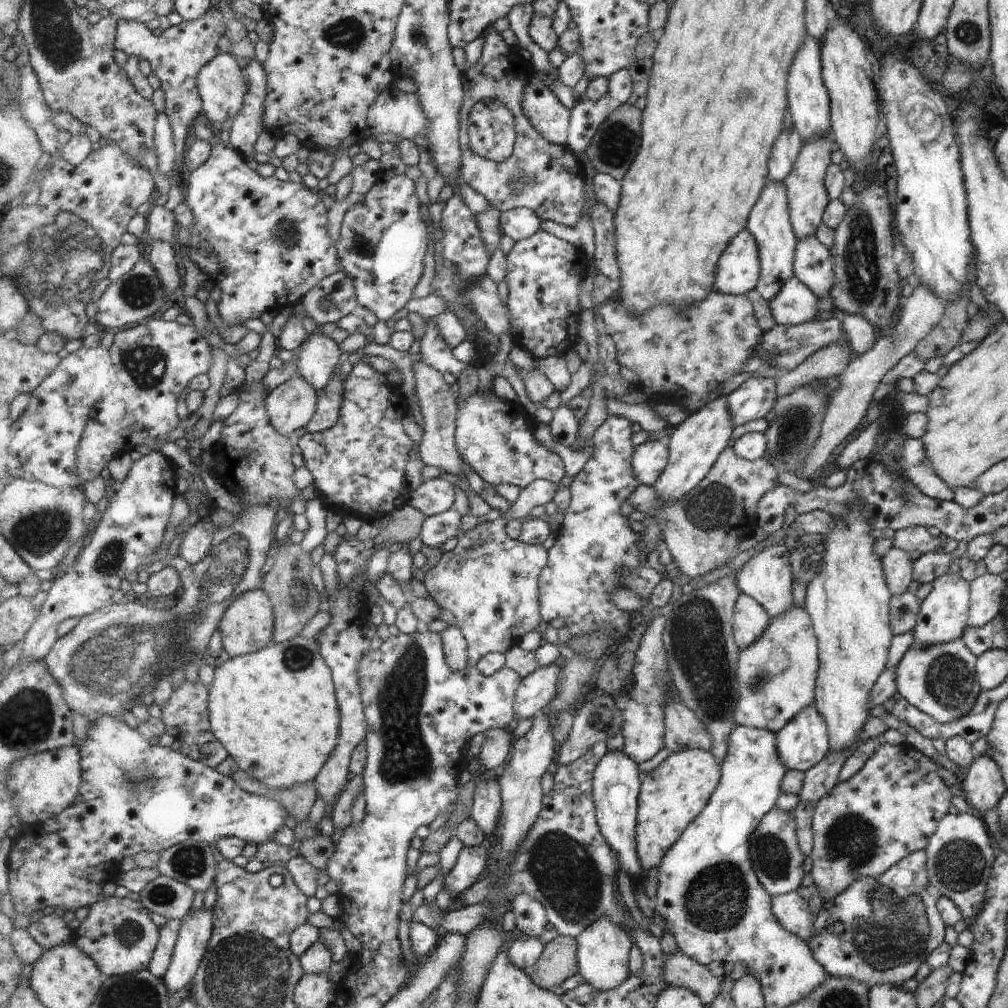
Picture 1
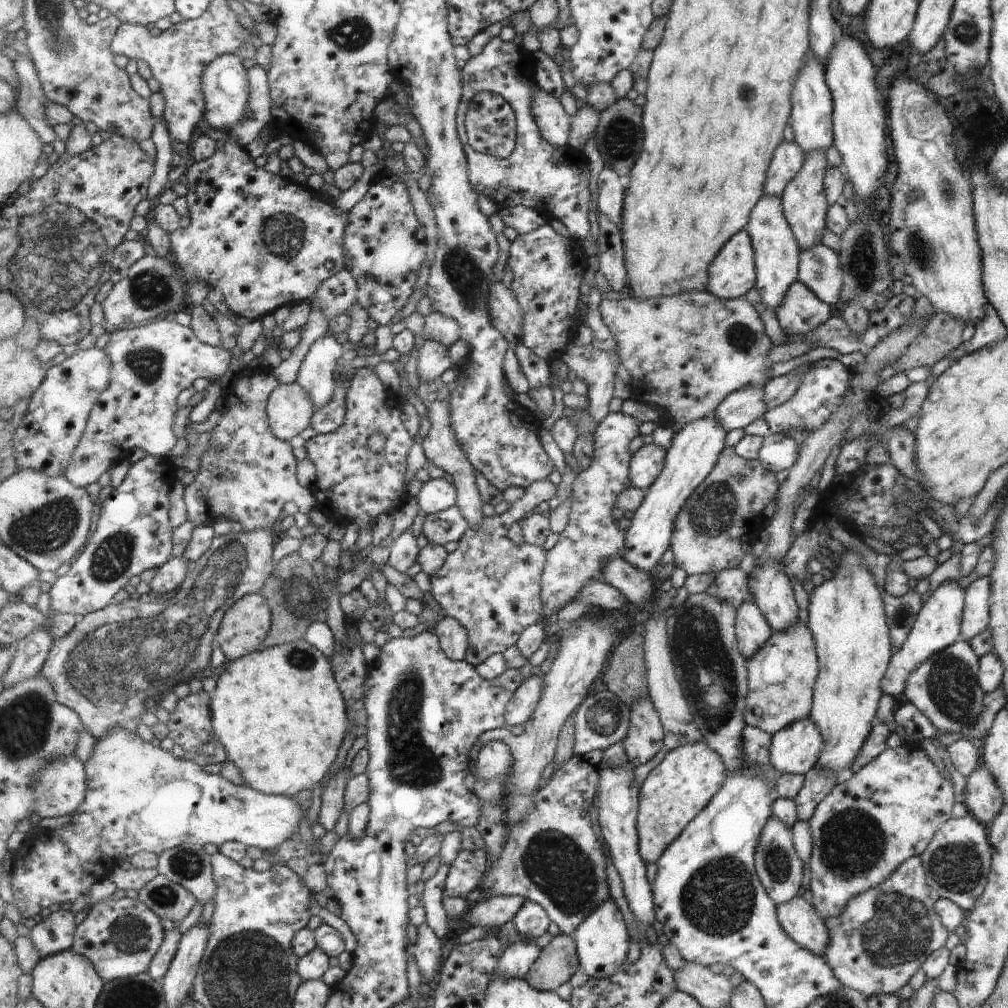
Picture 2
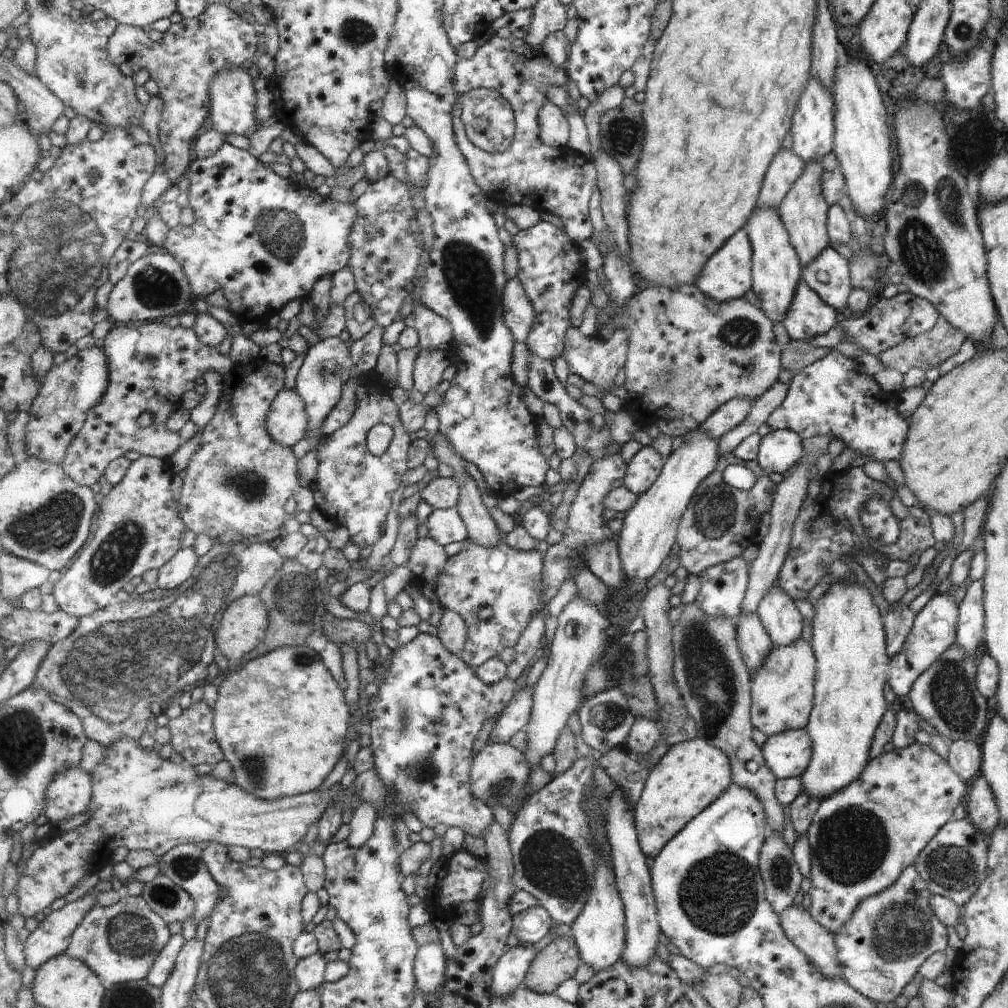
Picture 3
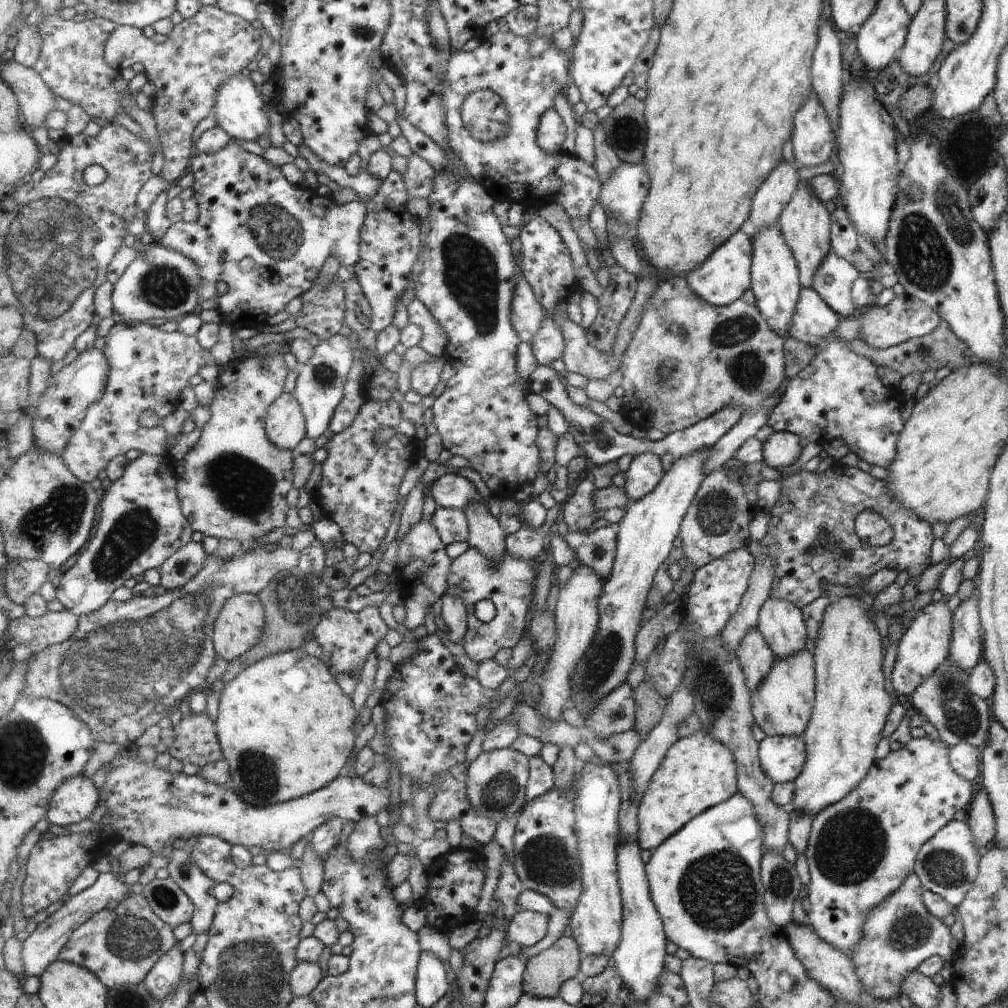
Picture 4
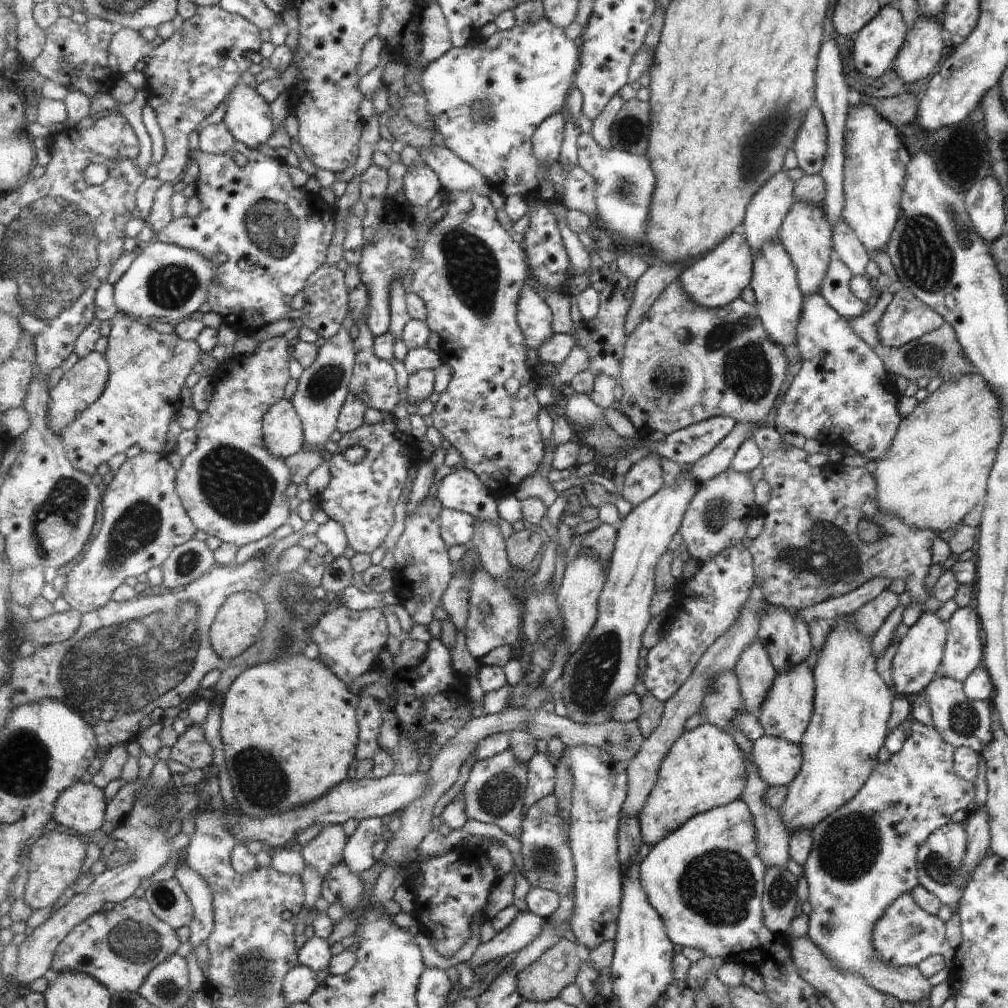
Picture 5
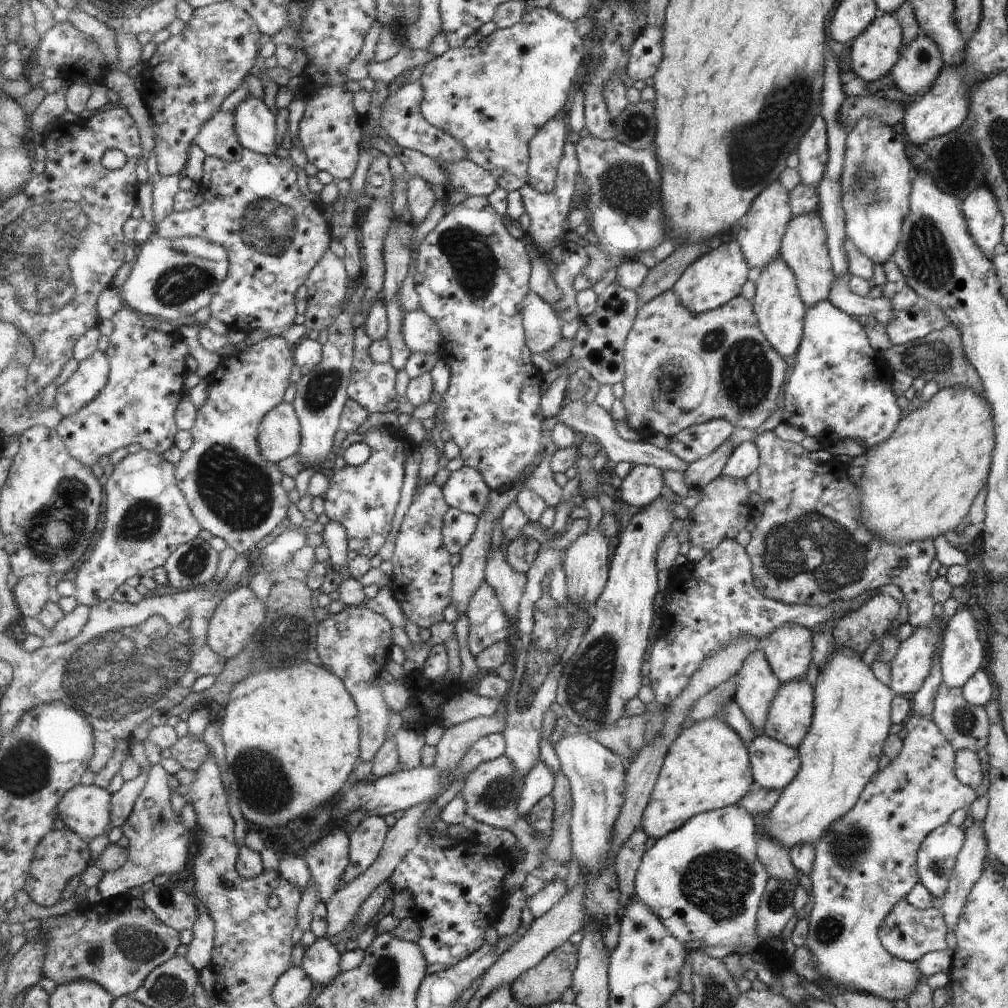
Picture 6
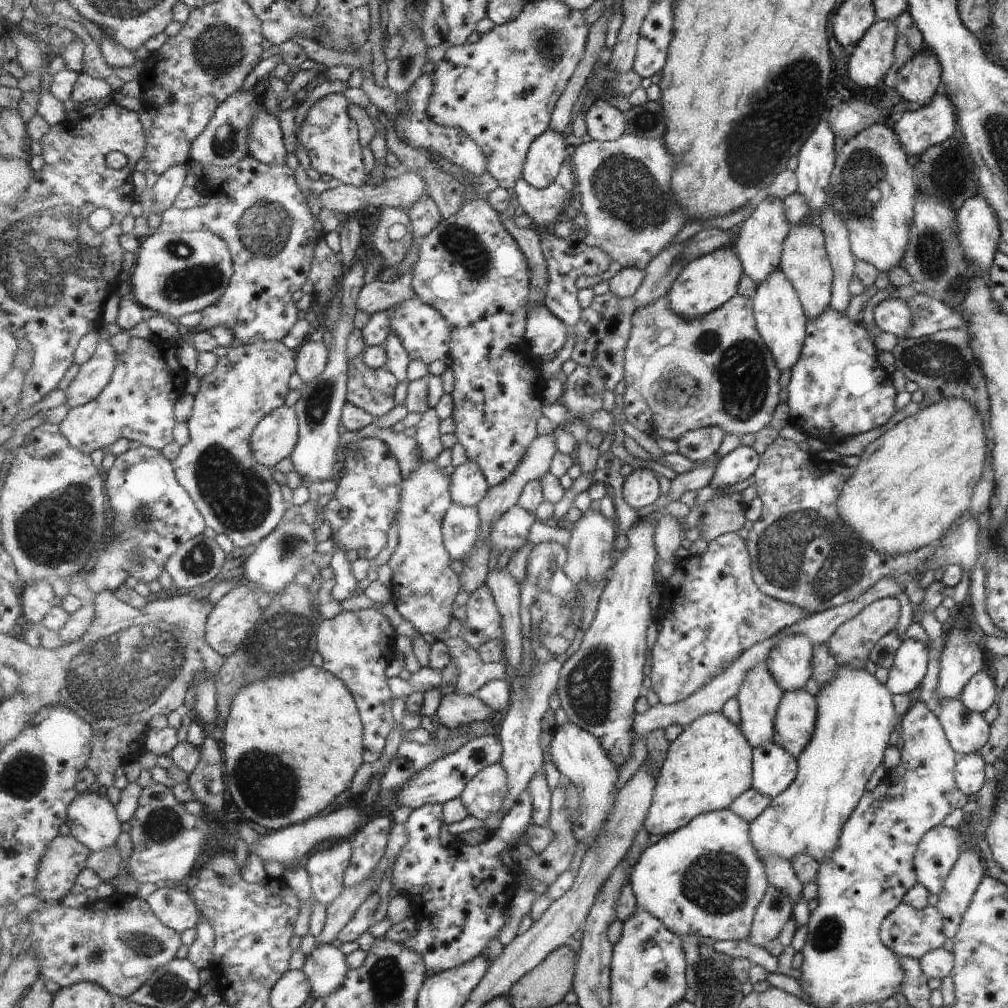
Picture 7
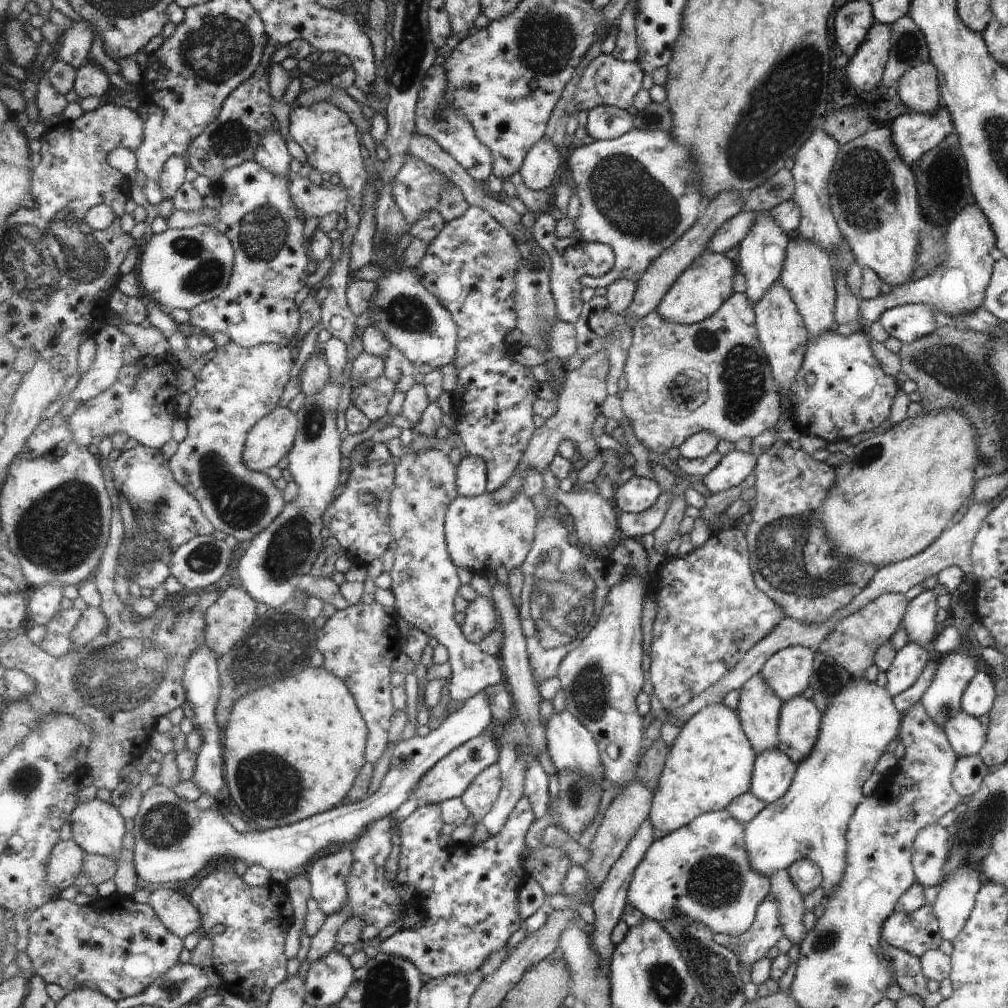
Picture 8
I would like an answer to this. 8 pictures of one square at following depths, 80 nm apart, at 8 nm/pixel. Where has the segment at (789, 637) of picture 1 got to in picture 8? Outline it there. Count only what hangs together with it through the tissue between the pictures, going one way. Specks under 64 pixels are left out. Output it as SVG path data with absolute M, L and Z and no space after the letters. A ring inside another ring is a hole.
M803 695L788 698L780 706L779 725L777 725L779 744L776 749L785 753L795 764L803 760L817 738L820 718L820 712L811 699L805 699Z

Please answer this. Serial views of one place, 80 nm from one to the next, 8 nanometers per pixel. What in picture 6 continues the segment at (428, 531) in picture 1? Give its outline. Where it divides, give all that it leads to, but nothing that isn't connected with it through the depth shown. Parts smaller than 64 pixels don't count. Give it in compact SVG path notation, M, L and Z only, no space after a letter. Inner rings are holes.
M451 507L444 516L444 545L451 554L461 554L471 542L477 525L474 514Z

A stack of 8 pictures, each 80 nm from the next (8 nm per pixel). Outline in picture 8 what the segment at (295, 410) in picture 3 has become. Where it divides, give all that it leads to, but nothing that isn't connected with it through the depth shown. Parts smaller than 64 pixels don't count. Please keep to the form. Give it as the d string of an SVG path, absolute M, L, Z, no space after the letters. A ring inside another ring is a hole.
M277 407L262 418L248 434L244 461L250 469L266 473L292 452L299 430L298 414L288 407Z

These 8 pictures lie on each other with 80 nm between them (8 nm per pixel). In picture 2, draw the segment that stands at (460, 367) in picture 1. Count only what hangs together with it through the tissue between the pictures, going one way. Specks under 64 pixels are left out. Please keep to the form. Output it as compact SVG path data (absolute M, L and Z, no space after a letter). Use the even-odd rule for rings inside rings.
M426 340L417 356L416 371L420 382L435 382L453 368L447 347L433 340Z

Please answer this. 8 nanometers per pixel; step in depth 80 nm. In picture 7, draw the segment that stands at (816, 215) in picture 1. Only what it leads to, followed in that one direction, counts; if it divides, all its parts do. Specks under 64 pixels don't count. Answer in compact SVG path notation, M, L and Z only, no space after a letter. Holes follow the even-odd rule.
M804 221L788 228L788 234L784 238L780 252L779 269L796 289L796 294L799 296L804 314L808 319L819 317L821 313L829 309L829 296L832 296L832 268L829 268L823 232L818 226Z

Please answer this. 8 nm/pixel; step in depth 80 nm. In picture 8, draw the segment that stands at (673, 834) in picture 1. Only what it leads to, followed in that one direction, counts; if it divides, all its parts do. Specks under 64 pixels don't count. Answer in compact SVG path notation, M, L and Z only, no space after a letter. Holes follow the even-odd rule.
M721 703L709 708L705 707L698 712L689 722L683 724L680 733L670 747L660 785L654 792L652 802L650 819L655 828L665 834L674 833L684 826L689 826L702 814L726 809L735 798L752 790L757 755L745 734L737 711Z

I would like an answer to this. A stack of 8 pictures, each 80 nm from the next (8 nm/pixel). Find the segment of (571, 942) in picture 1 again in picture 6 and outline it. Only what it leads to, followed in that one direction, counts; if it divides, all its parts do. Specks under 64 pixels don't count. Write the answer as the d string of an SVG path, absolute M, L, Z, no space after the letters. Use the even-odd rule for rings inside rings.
M567 941L563 946L548 954L539 966L519 976L512 986L512 993L516 1001L521 1002L522 1006L538 1007L562 1000L563 993L574 985L579 952L580 949L577 945Z

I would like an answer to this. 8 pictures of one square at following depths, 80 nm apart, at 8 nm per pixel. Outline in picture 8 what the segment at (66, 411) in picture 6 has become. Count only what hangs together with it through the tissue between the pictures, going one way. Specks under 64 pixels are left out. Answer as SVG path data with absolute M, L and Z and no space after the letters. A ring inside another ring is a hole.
M106 322L104 328L96 334L95 338L98 351L92 367L80 377L77 386L69 394L69 398L81 400L83 403L99 396L99 394L105 392L110 386L113 386L119 376L121 367L134 353L129 336L125 336L123 332L119 332L119 328L116 328L115 325L110 325Z

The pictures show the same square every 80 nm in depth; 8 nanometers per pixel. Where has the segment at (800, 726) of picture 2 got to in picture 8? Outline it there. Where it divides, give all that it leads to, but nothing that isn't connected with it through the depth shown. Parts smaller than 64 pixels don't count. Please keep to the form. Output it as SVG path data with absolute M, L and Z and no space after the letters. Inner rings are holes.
M777 749L763 751L757 755L751 791L771 804L784 796L795 772L796 764L785 753Z

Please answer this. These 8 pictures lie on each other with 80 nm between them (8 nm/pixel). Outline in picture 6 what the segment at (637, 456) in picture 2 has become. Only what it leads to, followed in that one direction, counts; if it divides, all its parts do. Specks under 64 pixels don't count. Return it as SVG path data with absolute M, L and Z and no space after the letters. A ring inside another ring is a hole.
M634 465L630 473L617 484L621 500L641 510L661 497L663 486L663 471L655 465Z

